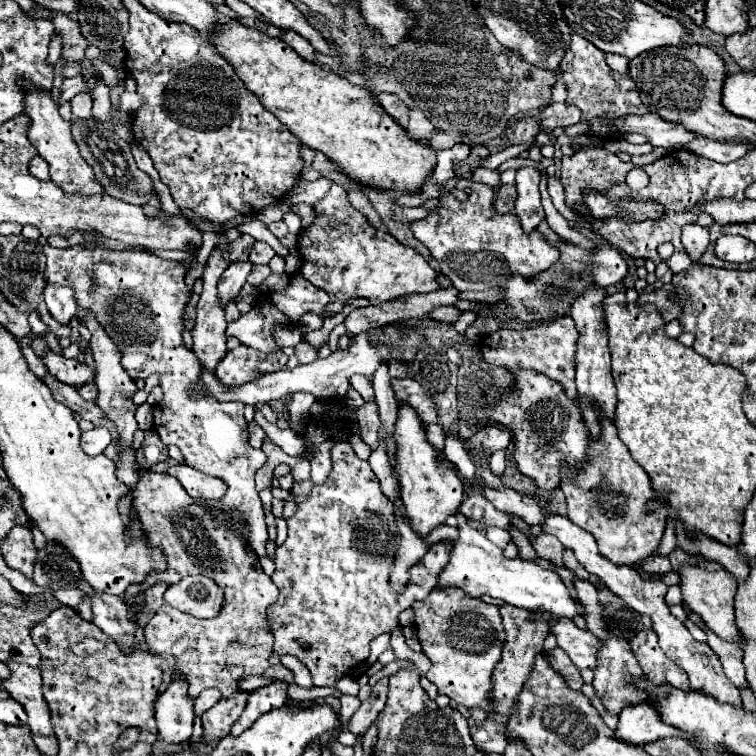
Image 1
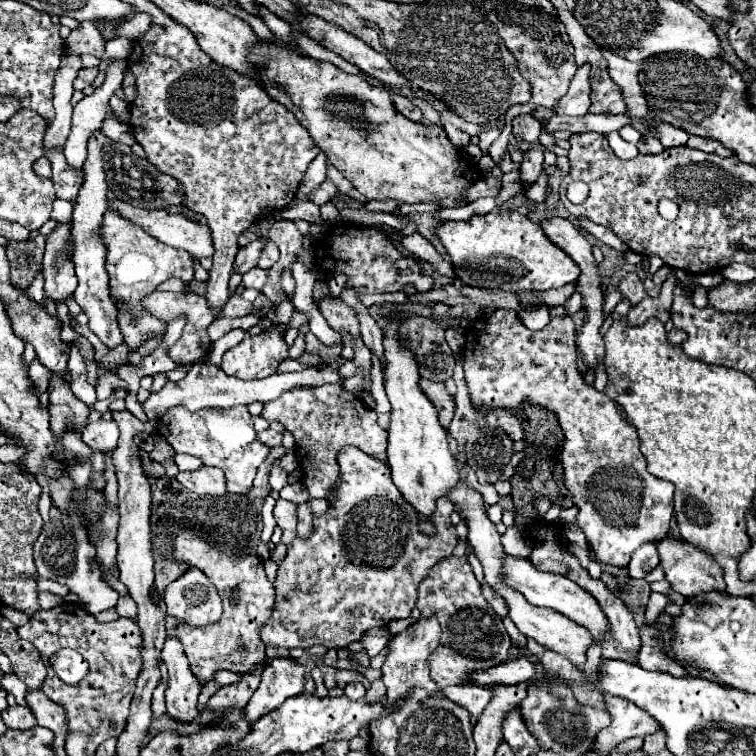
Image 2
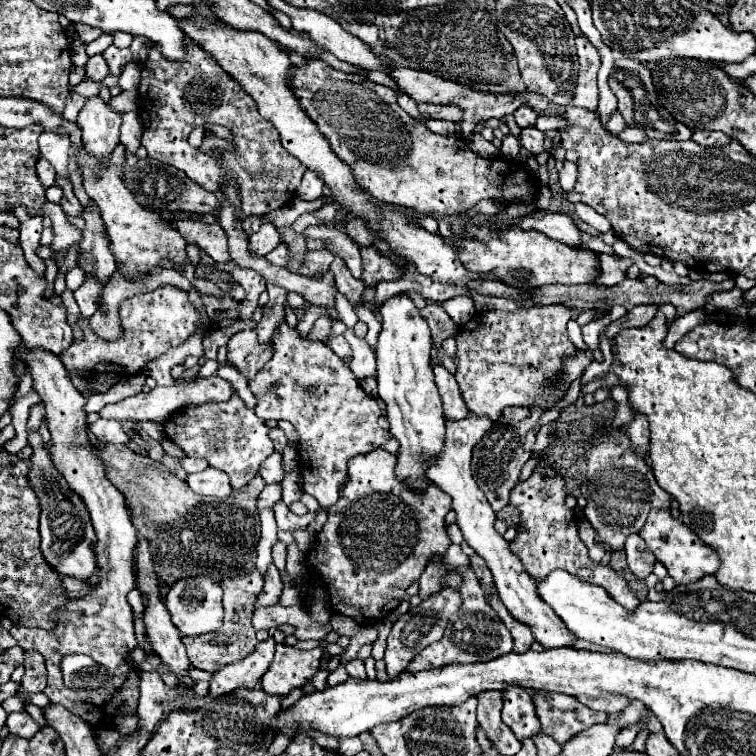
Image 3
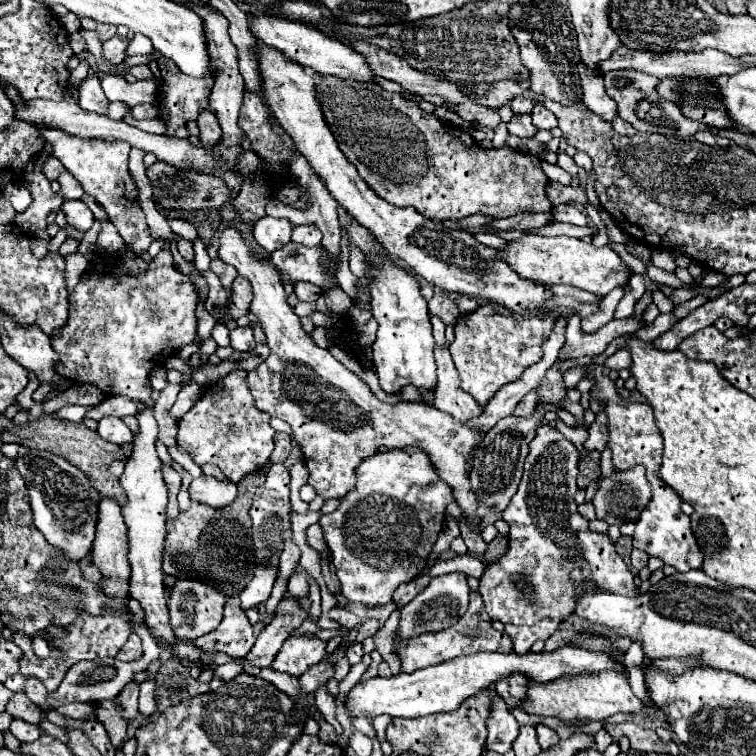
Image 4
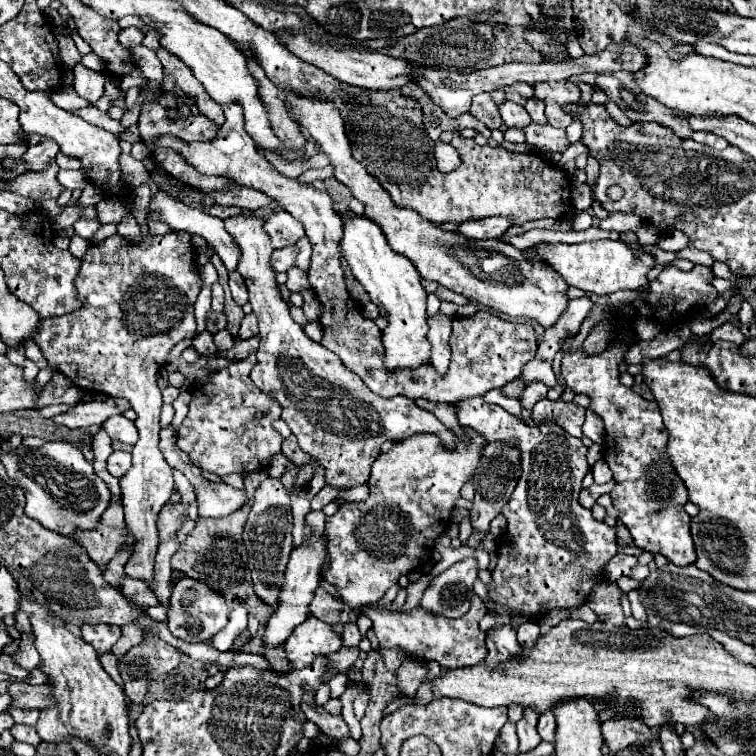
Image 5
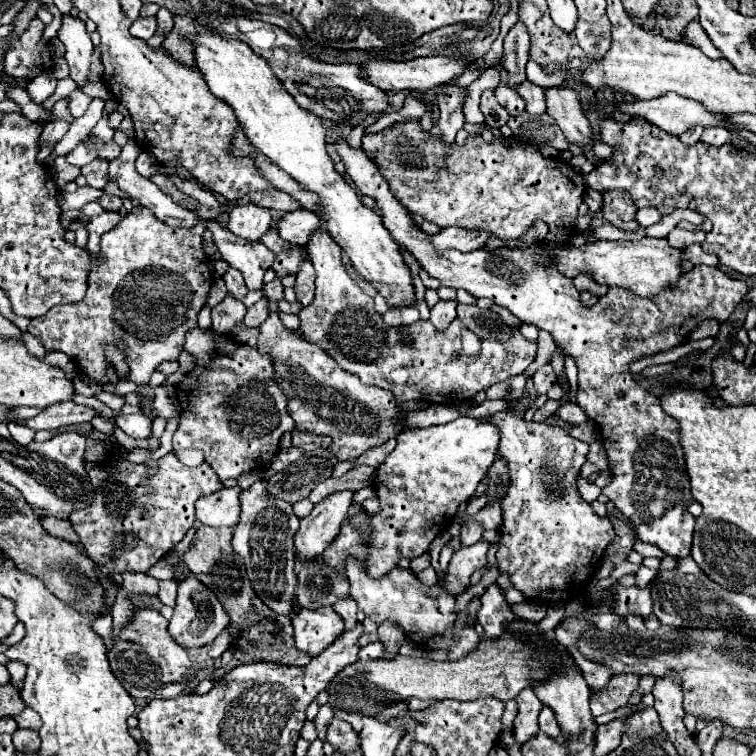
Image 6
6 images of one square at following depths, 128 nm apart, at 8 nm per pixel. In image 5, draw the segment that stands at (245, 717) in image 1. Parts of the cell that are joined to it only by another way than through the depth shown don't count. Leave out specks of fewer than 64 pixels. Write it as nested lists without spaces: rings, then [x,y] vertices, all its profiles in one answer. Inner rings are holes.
[[[310,616],[304,624],[296,626],[292,636],[284,642],[286,660],[292,668],[306,668],[320,654],[332,654],[342,648],[342,638],[332,630],[330,624]]]

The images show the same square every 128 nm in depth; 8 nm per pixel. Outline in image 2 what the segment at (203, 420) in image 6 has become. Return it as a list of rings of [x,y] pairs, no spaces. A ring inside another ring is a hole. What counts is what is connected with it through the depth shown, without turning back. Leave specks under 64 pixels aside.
[[[184,406],[168,408],[164,416],[156,420],[156,430],[168,440],[168,444],[182,454],[190,454],[202,460],[204,466],[216,466],[226,474],[226,490],[230,494],[248,494],[258,466],[268,456],[268,446],[256,440],[252,416],[248,408],[214,410],[216,424],[208,424],[208,410],[190,412]]]

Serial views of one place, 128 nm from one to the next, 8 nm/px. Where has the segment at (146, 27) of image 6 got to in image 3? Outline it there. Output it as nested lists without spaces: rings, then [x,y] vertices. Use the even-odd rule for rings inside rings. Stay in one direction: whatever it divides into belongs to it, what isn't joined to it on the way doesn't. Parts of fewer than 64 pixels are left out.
[[[102,54],[92,56],[88,60],[88,64],[86,64],[86,76],[84,78],[86,80],[92,80],[92,82],[100,82],[106,74],[108,74],[108,64],[106,64],[104,56]]]

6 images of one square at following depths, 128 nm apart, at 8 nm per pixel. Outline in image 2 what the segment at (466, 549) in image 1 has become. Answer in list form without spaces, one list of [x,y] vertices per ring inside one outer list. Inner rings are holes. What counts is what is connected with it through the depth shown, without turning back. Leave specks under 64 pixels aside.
[[[504,556],[504,562],[502,562],[502,580],[504,580],[504,584],[508,584],[516,592],[520,592],[530,604],[540,606],[540,608],[552,608],[552,610],[568,616],[572,622],[588,628],[592,632],[592,636],[594,636],[596,642],[600,642],[602,636],[606,634],[606,616],[600,610],[598,602],[586,590],[582,590],[578,584],[574,584],[572,580],[568,580],[566,576],[540,572],[526,558]]]

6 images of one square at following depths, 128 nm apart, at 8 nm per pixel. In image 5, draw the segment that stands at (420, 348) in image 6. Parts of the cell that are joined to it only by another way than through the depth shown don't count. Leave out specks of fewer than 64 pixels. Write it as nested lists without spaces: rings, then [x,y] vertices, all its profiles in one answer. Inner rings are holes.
[[[220,104],[224,110],[226,122],[220,126],[218,134],[210,142],[192,142],[180,140],[176,136],[160,136],[154,146],[172,148],[180,152],[196,168],[200,174],[206,176],[224,176],[240,186],[248,186],[260,190],[290,212],[296,220],[304,224],[306,236],[312,242],[312,264],[308,270],[308,280],[322,302],[322,316],[320,324],[324,328],[322,346],[338,354],[344,366],[358,374],[362,382],[374,392],[384,398],[406,396],[406,398],[426,398],[432,402],[446,402],[456,404],[464,398],[484,396],[488,390],[502,388],[504,384],[516,380],[522,372],[522,366],[536,356],[536,330],[532,324],[520,322],[506,322],[488,310],[478,310],[474,316],[468,318],[454,318],[452,320],[452,362],[450,370],[444,378],[436,374],[436,370],[428,364],[416,370],[400,370],[400,372],[386,372],[384,370],[384,346],[382,346],[382,332],[374,324],[360,314],[360,308],[350,300],[342,276],[340,266],[340,232],[342,232],[342,218],[332,210],[332,198],[326,190],[320,190],[314,184],[300,184],[298,180],[290,180],[278,174],[258,152],[256,144],[252,144],[252,136],[248,136],[244,128],[244,116],[238,104]]]

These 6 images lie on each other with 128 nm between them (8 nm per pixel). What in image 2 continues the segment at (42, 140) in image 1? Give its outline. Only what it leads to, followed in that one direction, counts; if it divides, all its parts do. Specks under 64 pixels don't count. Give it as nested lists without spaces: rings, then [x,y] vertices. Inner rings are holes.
[[[44,148],[44,156],[52,164],[52,182],[56,188],[56,196],[64,200],[76,200],[76,192],[80,190],[84,172],[68,166],[62,148]]]

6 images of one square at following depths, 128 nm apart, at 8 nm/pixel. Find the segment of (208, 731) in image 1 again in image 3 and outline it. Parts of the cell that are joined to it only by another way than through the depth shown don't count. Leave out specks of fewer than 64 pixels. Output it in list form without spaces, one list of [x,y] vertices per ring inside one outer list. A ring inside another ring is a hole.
[[[274,638],[258,642],[256,650],[248,658],[236,664],[228,664],[220,672],[216,672],[210,680],[210,696],[220,698],[238,688],[256,688],[274,658],[274,648]]]

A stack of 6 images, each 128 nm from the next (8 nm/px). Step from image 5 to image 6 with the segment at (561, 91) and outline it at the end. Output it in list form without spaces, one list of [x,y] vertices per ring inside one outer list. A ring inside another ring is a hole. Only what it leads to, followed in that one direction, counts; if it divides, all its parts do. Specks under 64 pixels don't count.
[[[546,88],[546,106],[548,114],[556,120],[558,128],[564,132],[564,136],[574,142],[596,142],[592,136],[592,126],[588,118],[582,114],[578,92],[572,88]]]

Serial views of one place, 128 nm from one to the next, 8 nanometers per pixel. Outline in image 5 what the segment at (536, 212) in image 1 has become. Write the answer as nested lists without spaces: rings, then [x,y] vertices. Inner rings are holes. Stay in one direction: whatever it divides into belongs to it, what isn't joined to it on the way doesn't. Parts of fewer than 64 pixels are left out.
[[[510,100],[500,106],[500,116],[508,128],[526,128],[532,122],[528,112],[520,104],[514,104]]]

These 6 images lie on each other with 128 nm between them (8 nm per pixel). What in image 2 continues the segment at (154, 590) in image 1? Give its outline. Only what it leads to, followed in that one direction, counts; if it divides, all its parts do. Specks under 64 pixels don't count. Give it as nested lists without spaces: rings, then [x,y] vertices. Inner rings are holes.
[[[284,446],[270,448],[270,454],[266,462],[258,468],[258,474],[254,478],[254,486],[248,494],[224,494],[222,498],[212,496],[196,496],[194,492],[188,492],[178,480],[162,476],[162,478],[150,478],[152,484],[152,550],[154,550],[154,572],[156,572],[156,594],[162,598],[162,592],[170,582],[174,582],[182,572],[188,570],[186,564],[178,564],[172,560],[172,542],[178,532],[182,530],[194,530],[198,536],[208,540],[210,544],[226,550],[234,556],[248,556],[256,554],[258,538],[262,532],[262,516],[260,508],[264,504],[264,498],[270,494],[270,464],[280,460],[286,454]]]

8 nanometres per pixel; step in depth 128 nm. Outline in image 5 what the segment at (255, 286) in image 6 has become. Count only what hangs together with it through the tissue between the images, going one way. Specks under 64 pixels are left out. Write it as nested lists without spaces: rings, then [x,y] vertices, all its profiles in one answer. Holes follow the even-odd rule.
[[[160,190],[156,194],[156,198],[150,200],[150,208],[158,210],[162,220],[166,224],[170,224],[174,230],[202,236],[214,248],[214,252],[220,256],[226,270],[228,272],[236,270],[240,252],[238,252],[236,244],[232,242],[230,234],[224,230],[224,222],[220,218],[214,218],[198,208],[190,208]],[[286,246],[282,250],[274,250],[272,264],[276,266],[276,272],[288,272],[296,266],[296,246]]]

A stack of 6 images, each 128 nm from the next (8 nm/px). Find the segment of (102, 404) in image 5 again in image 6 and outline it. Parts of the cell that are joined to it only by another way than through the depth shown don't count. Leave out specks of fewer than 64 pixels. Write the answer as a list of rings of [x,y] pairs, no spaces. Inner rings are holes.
[[[58,402],[48,406],[36,418],[28,418],[24,426],[32,430],[56,430],[70,424],[90,424],[94,416],[100,416],[100,412],[96,412],[94,408],[78,406],[74,402]]]

